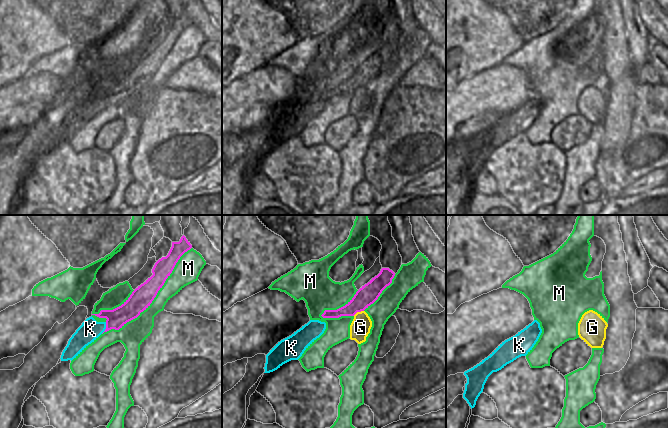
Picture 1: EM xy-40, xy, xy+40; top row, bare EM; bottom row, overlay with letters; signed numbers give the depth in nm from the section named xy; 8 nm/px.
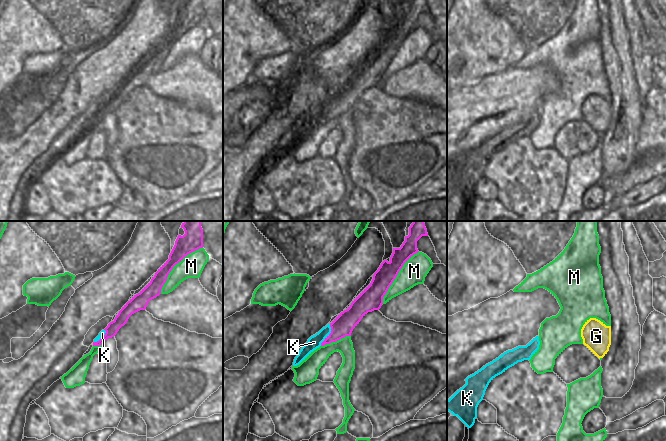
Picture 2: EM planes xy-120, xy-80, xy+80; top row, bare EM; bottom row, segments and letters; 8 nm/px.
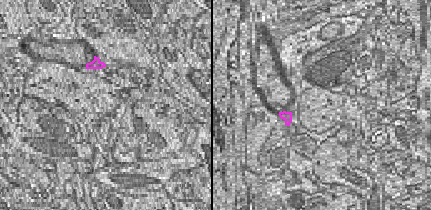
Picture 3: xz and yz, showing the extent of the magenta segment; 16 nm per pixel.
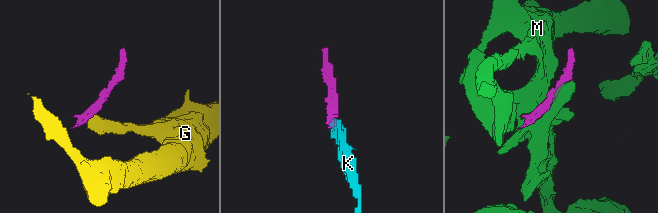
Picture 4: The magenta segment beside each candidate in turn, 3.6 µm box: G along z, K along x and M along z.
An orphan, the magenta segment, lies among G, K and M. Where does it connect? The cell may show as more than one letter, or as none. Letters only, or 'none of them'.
K

